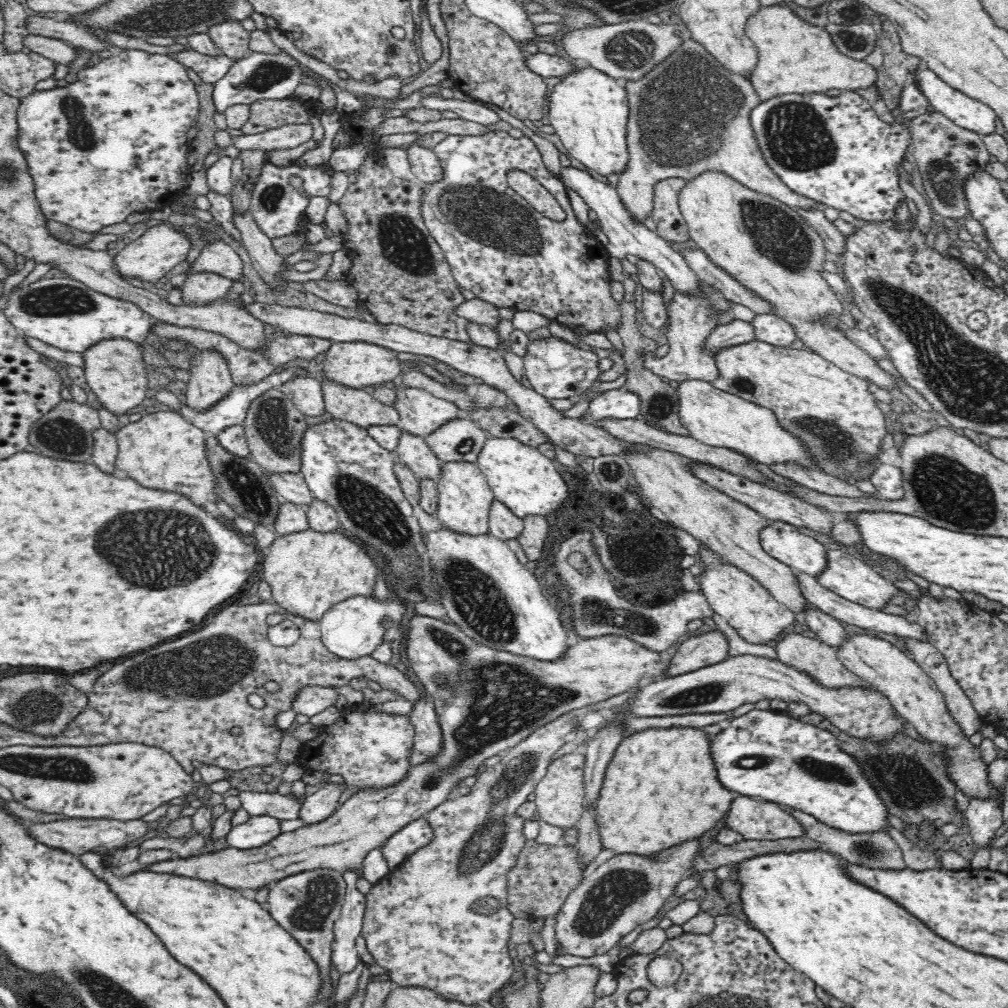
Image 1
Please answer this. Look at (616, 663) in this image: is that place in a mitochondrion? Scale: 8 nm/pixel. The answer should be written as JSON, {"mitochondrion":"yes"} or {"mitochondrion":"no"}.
{"mitochondrion":"no"}

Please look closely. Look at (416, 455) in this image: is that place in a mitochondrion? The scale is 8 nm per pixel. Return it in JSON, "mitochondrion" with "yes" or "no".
{"mitochondrion":"no"}

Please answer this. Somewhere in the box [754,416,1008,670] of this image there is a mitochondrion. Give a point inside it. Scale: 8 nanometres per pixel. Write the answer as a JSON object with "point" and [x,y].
{"point":[945,489]}

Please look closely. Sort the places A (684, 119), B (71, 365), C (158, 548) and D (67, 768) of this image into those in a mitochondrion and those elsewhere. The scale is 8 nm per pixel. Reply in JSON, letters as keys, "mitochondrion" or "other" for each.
{"A":"mitochondrion","B":"other","C":"mitochondrion","D":"mitochondrion"}

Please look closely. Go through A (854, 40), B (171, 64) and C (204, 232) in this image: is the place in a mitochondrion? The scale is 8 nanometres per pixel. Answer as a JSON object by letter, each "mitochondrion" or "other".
{"A":"mitochondrion","B":"other","C":"other"}

